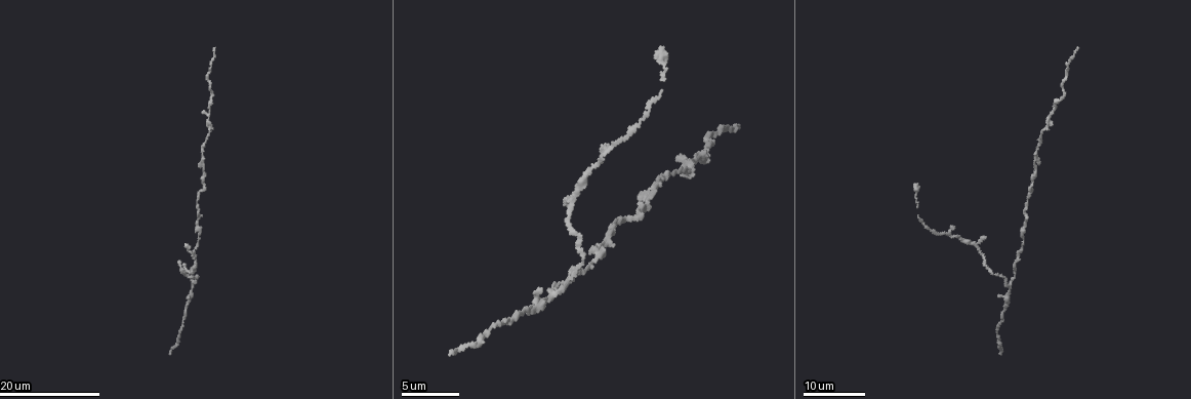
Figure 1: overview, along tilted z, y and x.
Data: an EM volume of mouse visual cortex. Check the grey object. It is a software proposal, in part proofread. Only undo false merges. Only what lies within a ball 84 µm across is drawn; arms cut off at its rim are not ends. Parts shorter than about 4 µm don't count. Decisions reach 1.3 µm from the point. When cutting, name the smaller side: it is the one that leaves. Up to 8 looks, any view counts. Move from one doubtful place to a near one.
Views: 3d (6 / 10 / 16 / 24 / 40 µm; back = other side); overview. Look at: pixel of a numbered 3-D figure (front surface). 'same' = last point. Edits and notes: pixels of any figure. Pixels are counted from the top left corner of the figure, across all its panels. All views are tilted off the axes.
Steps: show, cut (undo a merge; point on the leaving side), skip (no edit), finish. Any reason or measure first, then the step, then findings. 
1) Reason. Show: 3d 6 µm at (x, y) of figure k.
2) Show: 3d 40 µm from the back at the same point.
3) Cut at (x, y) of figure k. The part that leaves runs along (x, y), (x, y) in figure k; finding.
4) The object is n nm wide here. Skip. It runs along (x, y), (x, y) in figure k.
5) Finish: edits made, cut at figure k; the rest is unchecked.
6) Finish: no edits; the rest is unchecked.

Three arms meet. Show: 3d 24 µm at (1008, 286) of figure 1.

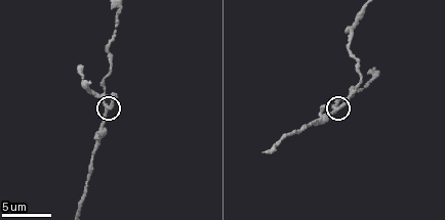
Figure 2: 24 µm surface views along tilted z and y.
Show: 3d 10 µm at (107, 109) of figure 2.

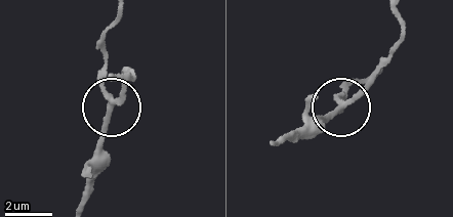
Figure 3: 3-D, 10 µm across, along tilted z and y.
Show: 3d 10 µm from the back at (344, 107) of figure 3.

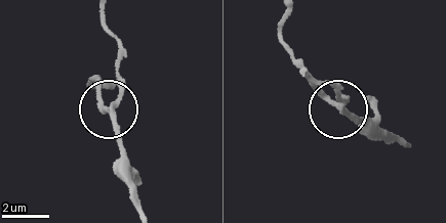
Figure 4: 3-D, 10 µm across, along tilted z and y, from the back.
3 arms meet here. Skip. It runs along (306, 73), (332, 88), (343, 100), (336, 107), (369, 137) in figure 4; one cell here.

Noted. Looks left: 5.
Two arms in line, one across. Show: 3d 10 µm at (350, 33) of figure 2.

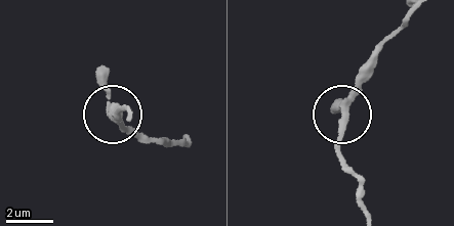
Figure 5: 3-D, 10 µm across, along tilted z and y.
From behind. Show: 3d 10 µm from the back at (344, 117) of figure 5.

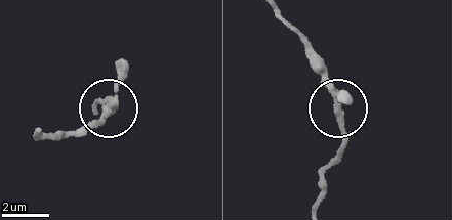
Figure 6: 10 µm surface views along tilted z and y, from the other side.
The object is 230 nm wide here. Skip. It runs along (317, 205), (323, 173), (341, 138), (329, 79), (316, 60) in figure 6; all the same cell.

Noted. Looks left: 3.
Thick turns thin. Show: 3d 24 µm at (207, 116) of figure 1.

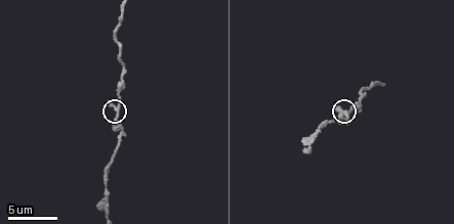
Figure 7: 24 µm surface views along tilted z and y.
Show: 3d 6 µm at (117, 110) of figure 7.

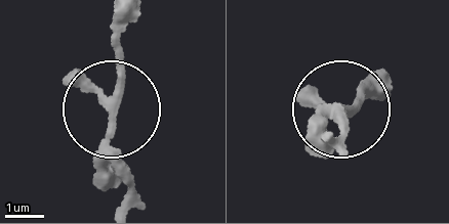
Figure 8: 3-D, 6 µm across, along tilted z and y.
Skip. It runs along (115, 205), (109, 140), (124, 20) in figure 8; continuous, no second cell.

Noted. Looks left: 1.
Finish: no edits; the rest is unchecked.

